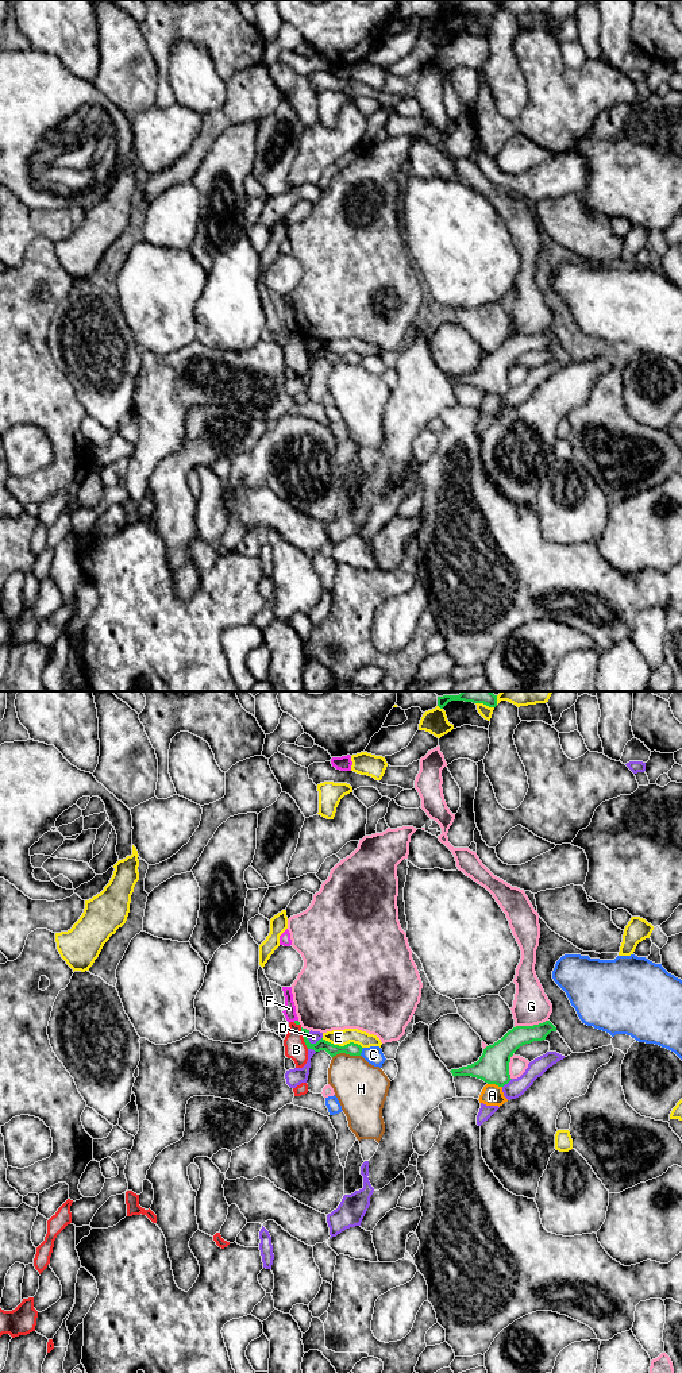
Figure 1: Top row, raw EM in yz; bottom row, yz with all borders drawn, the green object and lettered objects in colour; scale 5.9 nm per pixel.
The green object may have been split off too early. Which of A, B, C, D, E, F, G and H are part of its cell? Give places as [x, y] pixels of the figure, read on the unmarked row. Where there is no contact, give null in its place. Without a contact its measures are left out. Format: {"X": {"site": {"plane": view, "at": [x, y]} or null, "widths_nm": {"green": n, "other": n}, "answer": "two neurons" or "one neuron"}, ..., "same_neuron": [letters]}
{"A": {"site": {"plane": "yz", "at": [494, 392]}, "widths_nm": {"green": 190, "other": 130}, "answer": "two neurons"}, "B": {"site": {"plane": "yz", "at": [303, 346]}, "widths_nm": {"green": 70, "other": 130}, "answer": "two neurons"}, "C": {"site": {"plane": "yz", "at": [361, 361]}, "widths_nm": {"green": 80, "other": 110}, "answer": "two neurons"}, "D": {"site": {"plane": "yz", "at": [312, 353]}, "widths_nm": {"green": 80, "other": 70}, "answer": "two neurons"}, "E": {"site": {"plane": "yz", "at": [342, 355]}, "widths_nm": {"green": 80, "other": 100}, "answer": "two neurons"}, "F": {"site": {"plane": "yz", "at": [295, 330]}, "widths_nm": {"green": 20, "other": 80}, "answer": "two neurons"}, "G": {"site": {"plane": "yz", "at": [531, 335]}, "widths_nm": {"green": 140, "other": 220}, "answer": "two neurons"}, "H": {"site": {"plane": "yz", "at": [346, 362]}, "widths_nm": {"green": 80, "other": 300}, "answer": "two neurons"}, "same_neuron": []}

